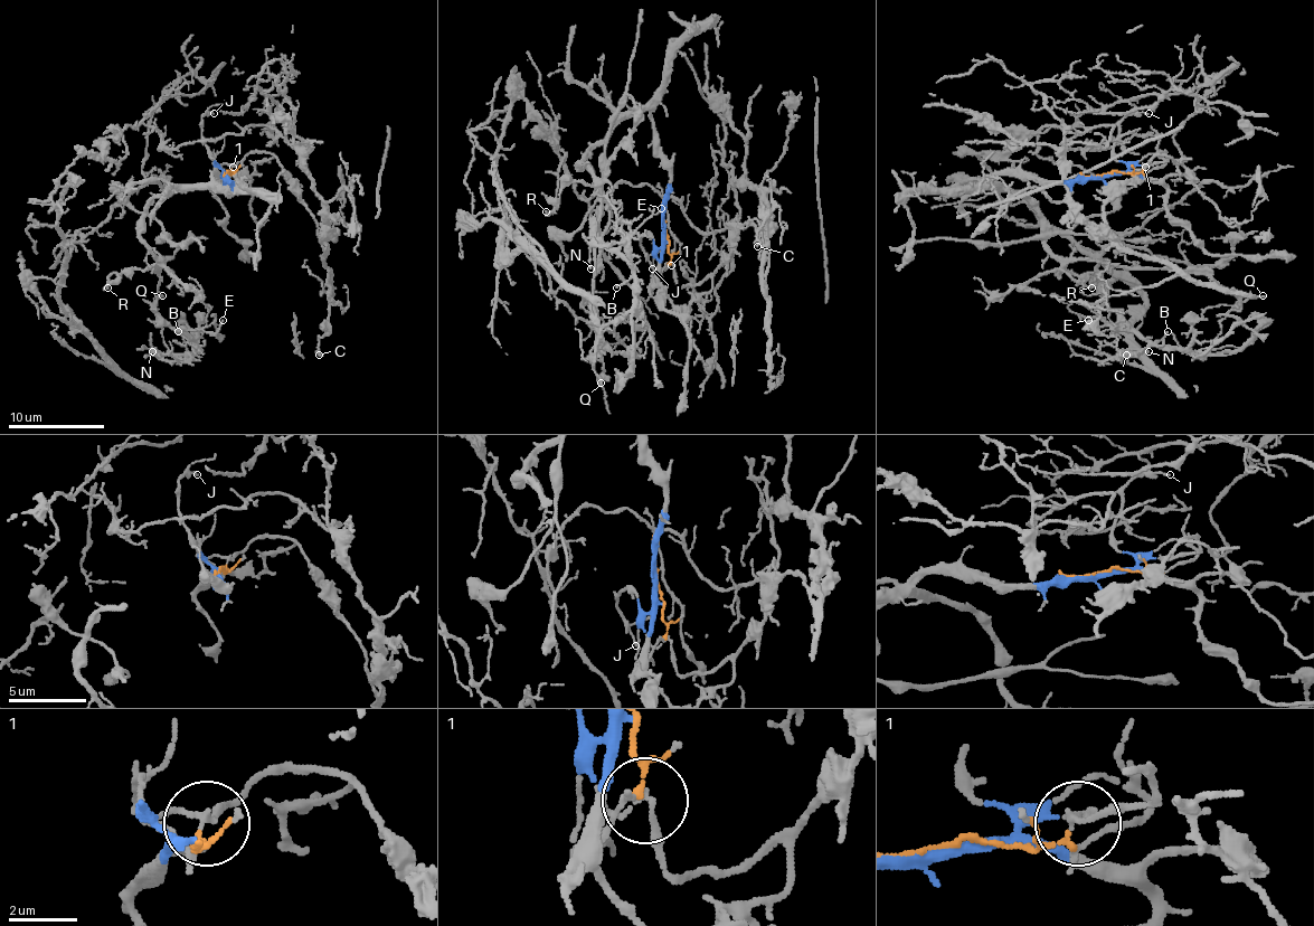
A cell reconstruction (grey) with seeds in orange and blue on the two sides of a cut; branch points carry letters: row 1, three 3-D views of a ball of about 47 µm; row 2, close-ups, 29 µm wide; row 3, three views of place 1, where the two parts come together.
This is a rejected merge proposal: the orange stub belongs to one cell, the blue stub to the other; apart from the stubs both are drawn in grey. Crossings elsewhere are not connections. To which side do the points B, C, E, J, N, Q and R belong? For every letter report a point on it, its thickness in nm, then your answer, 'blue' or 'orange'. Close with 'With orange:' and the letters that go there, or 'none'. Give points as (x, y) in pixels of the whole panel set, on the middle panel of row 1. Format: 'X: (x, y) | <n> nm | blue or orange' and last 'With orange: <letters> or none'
B: (616, 287) | 130 nm | blue
C: (757, 246) | 140 nm | orange
E: (661, 208) | 140 nm | blue
J: (652, 268) | 110 nm | blue
N: (591, 268) | 160 nm | blue
Q: (601, 383) | 170 nm | blue
R: (546, 211) | 170 nm | blue
With orange: C

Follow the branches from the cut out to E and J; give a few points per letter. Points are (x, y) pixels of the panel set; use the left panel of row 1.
E: (227, 176), (158, 195), (141, 218), (162, 260), (162, 343), (194, 350), (181, 331), (223, 319)
J: (227, 176), (200, 134), (206, 113), (213, 113)

